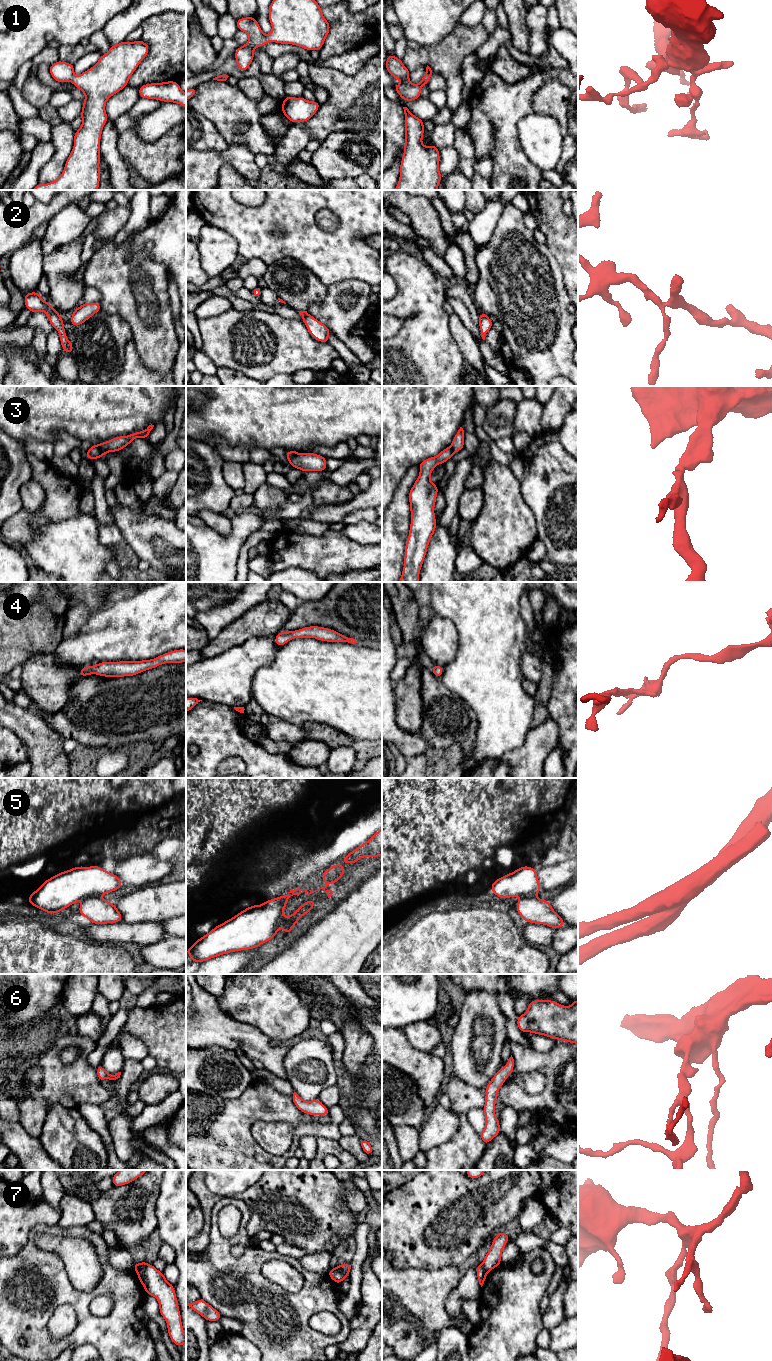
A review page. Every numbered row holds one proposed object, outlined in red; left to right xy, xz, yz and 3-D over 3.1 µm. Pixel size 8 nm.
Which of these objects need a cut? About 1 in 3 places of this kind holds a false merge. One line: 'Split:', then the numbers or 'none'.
Split: 3, 5, 7

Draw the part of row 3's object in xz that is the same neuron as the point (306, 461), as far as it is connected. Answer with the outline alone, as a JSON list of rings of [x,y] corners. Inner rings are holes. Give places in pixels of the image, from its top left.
[[[304,452],[295,455],[291,459],[289,464],[293,468],[300,469],[302,472],[307,472],[307,471],[322,472],[327,469],[326,459],[327,459],[326,457],[323,457],[315,453]]]

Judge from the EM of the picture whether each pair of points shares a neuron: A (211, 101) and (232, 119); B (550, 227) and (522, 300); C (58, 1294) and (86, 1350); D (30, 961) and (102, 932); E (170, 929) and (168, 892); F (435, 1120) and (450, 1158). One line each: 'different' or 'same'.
A: same
B: different
C: different
D: different
E: different
F: different

